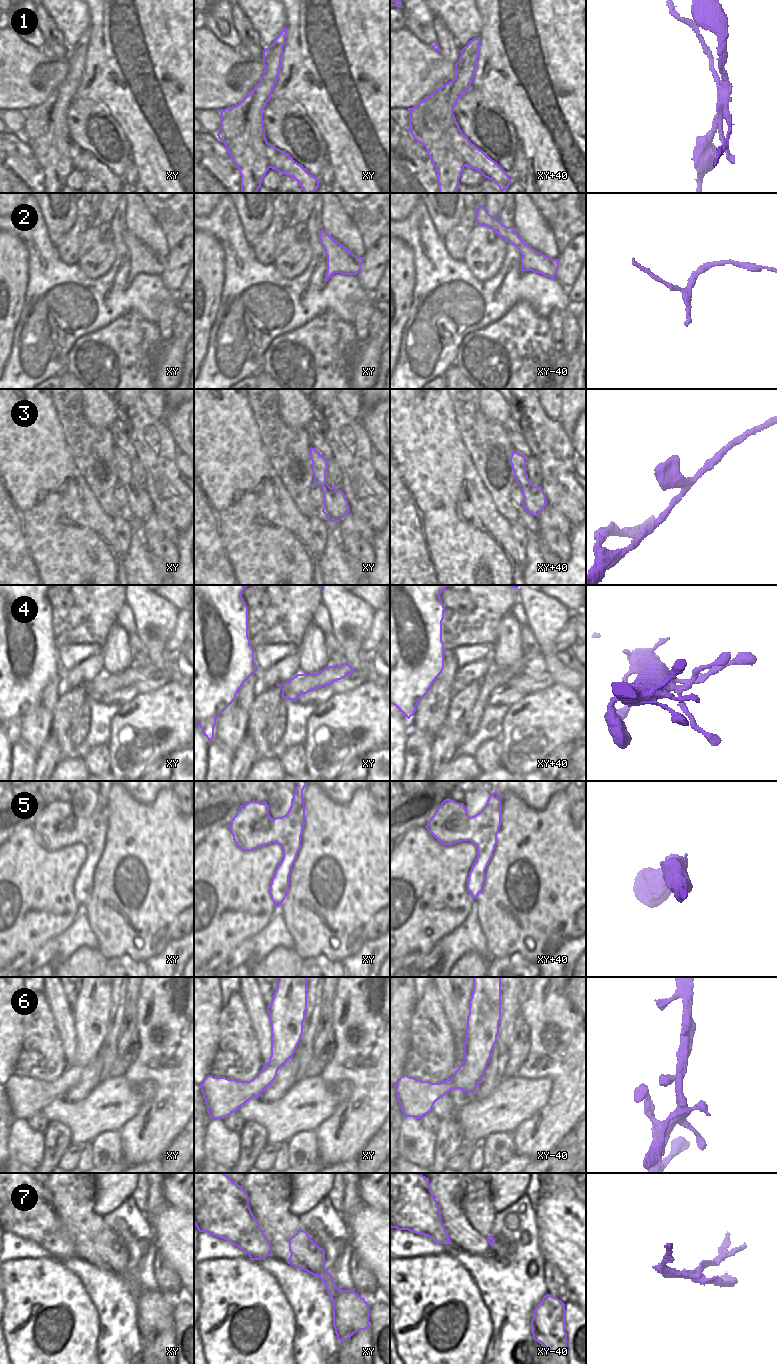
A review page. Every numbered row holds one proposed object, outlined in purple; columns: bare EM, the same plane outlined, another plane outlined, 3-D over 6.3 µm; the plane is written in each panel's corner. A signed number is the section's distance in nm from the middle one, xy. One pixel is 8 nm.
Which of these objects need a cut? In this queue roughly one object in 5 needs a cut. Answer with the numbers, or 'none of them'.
1, 7

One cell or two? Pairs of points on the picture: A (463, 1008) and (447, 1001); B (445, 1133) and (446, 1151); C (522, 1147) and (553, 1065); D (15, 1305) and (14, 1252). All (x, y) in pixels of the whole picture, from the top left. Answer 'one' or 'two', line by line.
A: two
B: one
C: one
D: two

